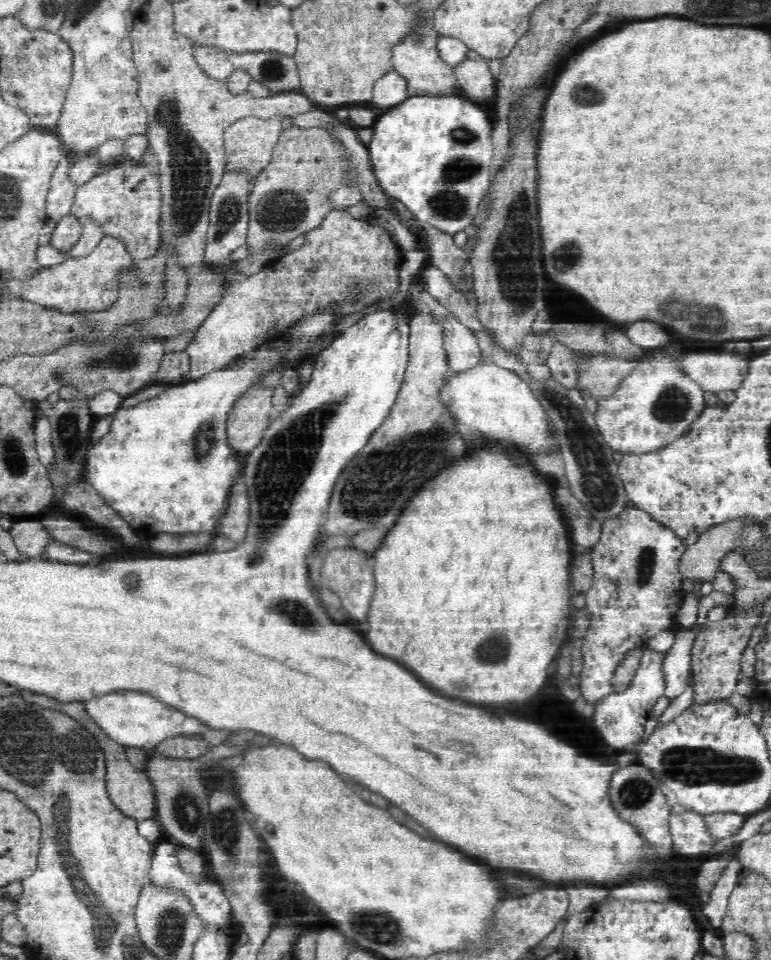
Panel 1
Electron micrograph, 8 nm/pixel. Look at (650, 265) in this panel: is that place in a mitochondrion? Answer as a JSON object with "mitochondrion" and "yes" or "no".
{"mitochondrion":"no"}

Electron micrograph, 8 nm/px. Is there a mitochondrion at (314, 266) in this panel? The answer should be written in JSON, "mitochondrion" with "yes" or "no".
{"mitochondrion":"yes"}

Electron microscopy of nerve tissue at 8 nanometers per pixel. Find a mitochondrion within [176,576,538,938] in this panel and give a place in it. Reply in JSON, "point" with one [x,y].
{"point":[224,824]}

